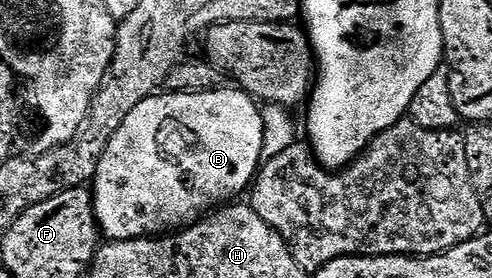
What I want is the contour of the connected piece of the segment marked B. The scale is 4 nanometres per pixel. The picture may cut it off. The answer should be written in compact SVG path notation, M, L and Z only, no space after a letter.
M217 88L198 92L197 94L178 94L175 92L157 92L152 97L142 100L130 116L114 132L102 160L98 164L98 172L94 179L94 201L96 203L96 223L100 225L100 233L105 239L121 242L122 240L134 240L135 238L159 238L173 232L179 232L200 221L201 217L209 212L231 203L240 193L247 191L253 185L264 158L264 115L262 106L251 94L239 88L224 90Z

